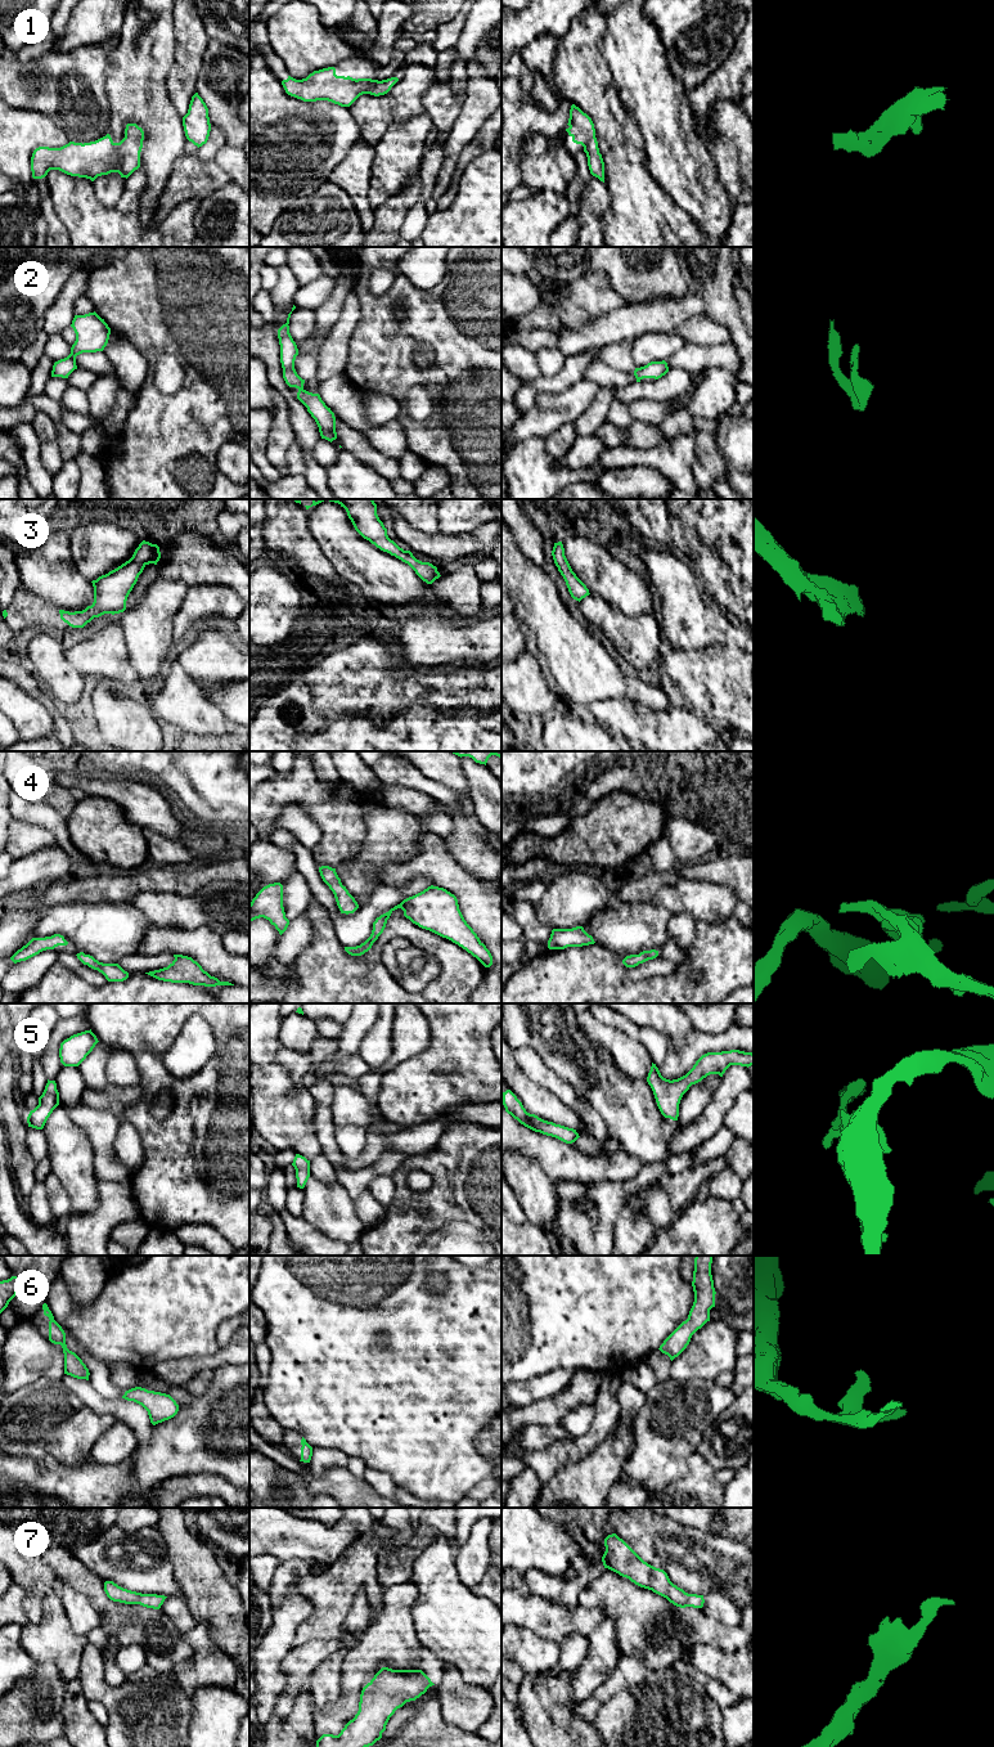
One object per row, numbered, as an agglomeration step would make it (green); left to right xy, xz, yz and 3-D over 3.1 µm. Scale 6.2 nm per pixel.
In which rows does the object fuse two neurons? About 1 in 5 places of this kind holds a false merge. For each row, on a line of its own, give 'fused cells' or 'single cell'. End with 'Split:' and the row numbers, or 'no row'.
1: single cell
2: single cell
3: single cell
4: single cell
5: single cell
6: single cell
7: single cell
Split: no row

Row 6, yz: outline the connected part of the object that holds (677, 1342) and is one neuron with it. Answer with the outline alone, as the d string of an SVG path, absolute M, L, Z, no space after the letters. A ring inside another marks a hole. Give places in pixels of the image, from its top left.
M696 1256L693 1271L694 1302L688 1319L683 1321L660 1346L660 1351L673 1361L689 1344L692 1335L710 1321L710 1310L715 1307L715 1288L711 1275L712 1256Z

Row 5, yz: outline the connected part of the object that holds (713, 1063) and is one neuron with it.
M739 1050L707 1052L696 1061L685 1075L673 1081L664 1078L656 1064L652 1063L647 1082L653 1091L661 1114L678 1120L680 1100L689 1087L710 1074L723 1077L730 1065L748 1068L754 1065L754 1054Z

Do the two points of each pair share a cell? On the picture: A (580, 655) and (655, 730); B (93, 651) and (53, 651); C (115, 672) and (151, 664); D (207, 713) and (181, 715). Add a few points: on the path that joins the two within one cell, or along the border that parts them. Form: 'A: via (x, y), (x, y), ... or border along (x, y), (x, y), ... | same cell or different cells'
A: border along (673, 705), (666, 709), (639, 706) | different cells
B: border along (64, 652), (64, 656), (81, 673) | different cells
C: border along (125, 638), (129, 661), (140, 678) | different cells
D: via (201, 714), (188, 714) | same cell

